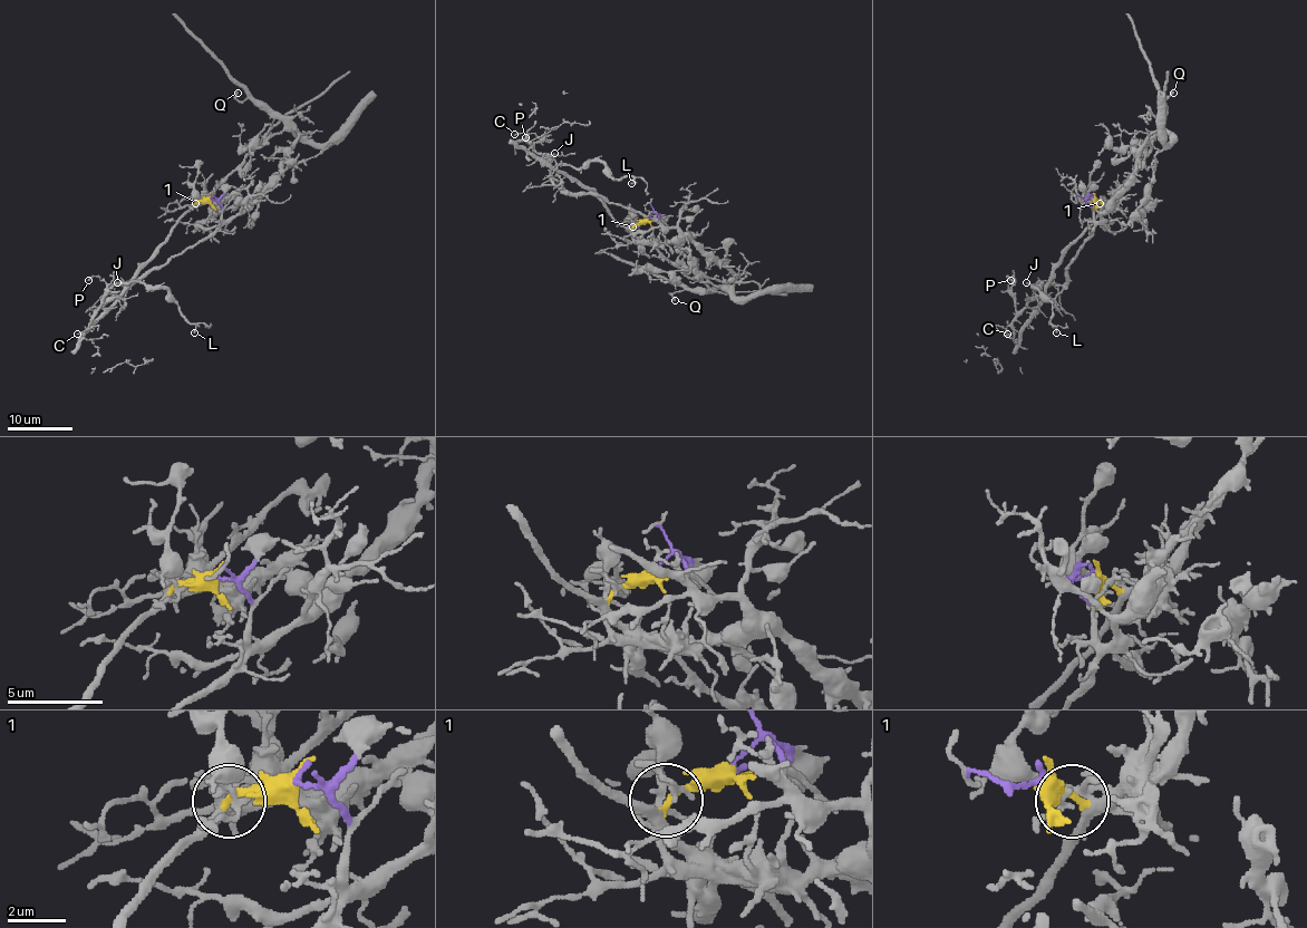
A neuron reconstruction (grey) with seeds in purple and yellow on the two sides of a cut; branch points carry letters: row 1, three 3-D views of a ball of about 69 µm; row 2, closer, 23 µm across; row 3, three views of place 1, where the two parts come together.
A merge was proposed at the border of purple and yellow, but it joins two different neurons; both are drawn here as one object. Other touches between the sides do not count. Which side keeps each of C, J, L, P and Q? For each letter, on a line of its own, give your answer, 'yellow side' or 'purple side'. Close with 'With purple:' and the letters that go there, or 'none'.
C: yellow side
J: purple side
L: purple side
P: yellow side
Q: purple side
With purple: J, L, Q

